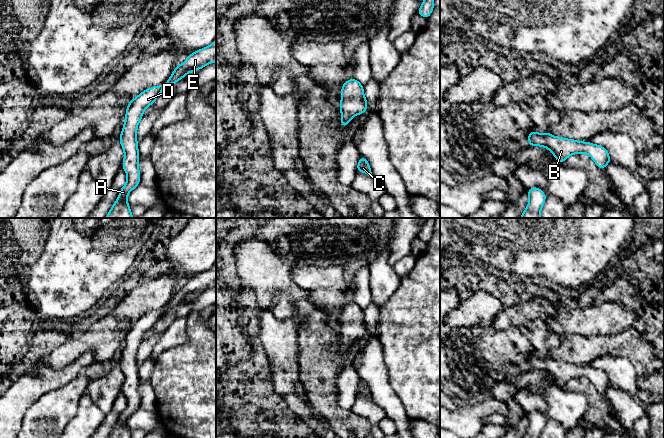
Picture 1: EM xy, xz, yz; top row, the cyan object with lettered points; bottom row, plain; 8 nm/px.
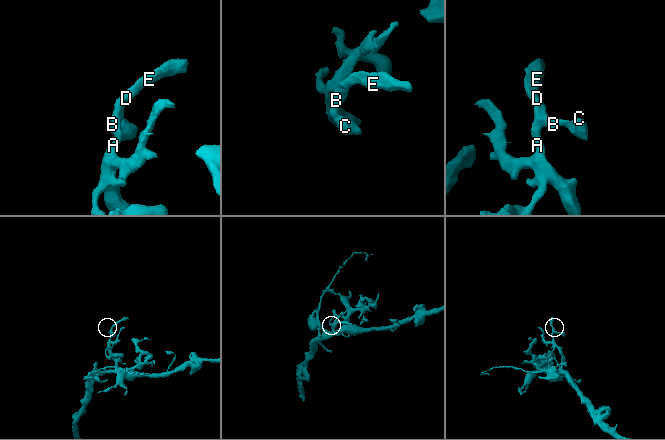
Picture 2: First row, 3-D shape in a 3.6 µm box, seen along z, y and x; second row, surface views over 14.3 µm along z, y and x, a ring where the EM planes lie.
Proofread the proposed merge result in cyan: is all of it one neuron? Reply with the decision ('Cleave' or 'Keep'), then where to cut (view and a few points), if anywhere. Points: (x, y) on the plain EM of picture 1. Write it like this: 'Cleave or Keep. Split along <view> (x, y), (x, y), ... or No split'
Keep. No split

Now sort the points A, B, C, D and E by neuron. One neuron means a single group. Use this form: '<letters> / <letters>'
A B C D E

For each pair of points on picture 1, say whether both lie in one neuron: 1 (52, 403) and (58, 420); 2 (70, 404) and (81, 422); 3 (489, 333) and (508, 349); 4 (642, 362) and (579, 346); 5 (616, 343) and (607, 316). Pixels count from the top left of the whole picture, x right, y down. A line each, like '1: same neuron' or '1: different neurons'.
1: same neuron
2: different neurons
3: same neuron
4: same neuron
5: different neurons

